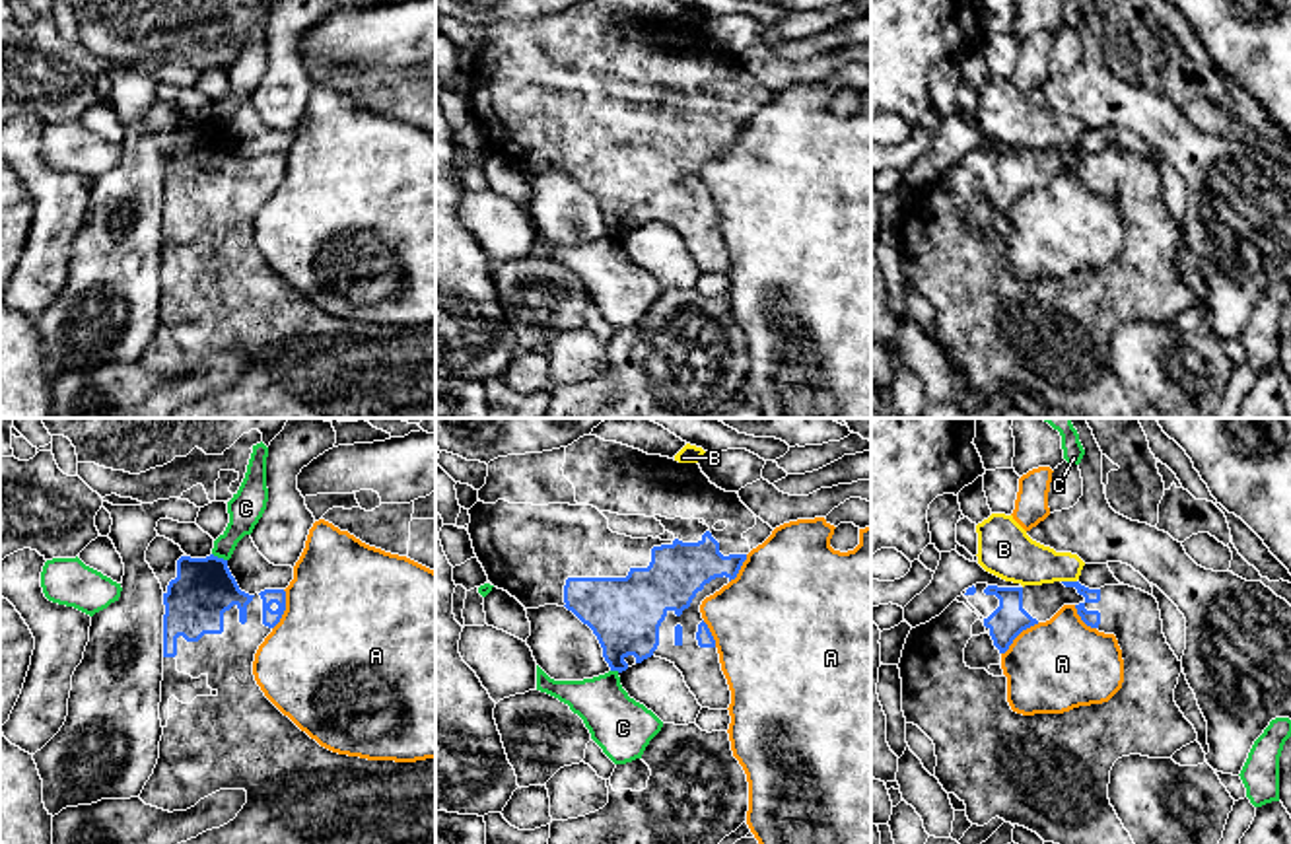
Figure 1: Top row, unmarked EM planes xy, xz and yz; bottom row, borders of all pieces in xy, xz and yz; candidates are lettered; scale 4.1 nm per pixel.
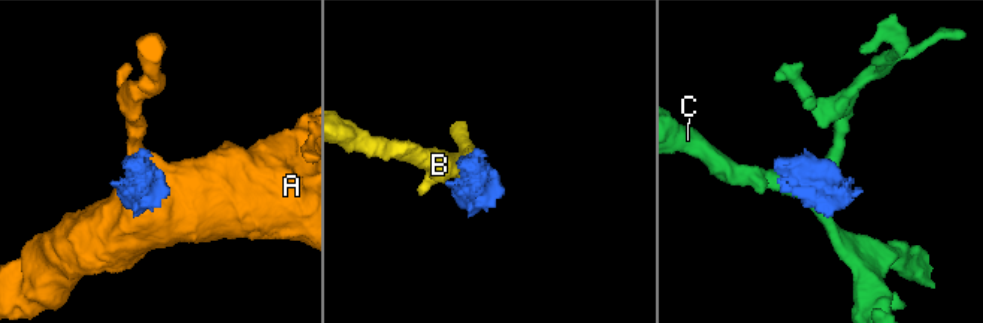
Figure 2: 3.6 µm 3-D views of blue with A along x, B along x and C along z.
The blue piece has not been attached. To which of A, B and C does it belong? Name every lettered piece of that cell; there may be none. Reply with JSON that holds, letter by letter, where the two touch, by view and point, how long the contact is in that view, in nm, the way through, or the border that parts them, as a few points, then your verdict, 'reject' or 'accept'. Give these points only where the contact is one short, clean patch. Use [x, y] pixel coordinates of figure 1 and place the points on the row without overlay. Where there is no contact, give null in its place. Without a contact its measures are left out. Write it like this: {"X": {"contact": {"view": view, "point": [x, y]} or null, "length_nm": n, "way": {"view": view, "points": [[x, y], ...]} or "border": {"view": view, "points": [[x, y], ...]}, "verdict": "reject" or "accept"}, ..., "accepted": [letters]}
{"A": {"contact": {"view": "yz", "point": [1019, 197]}, "length_nm": 200, "verdict": "reject"}, "B": {"contact": {"view": "yz", "point": [1070, 146]}, "length_nm": 60, "border": {"view": "yz", "points": [[1062, 144], [1076, 146]]}, "verdict": "reject"}, "C": {"contact": {"view": "xy", "point": [220, 123]}, "length_nm": 70, "verdict": "reject"}, "accepted": []}

